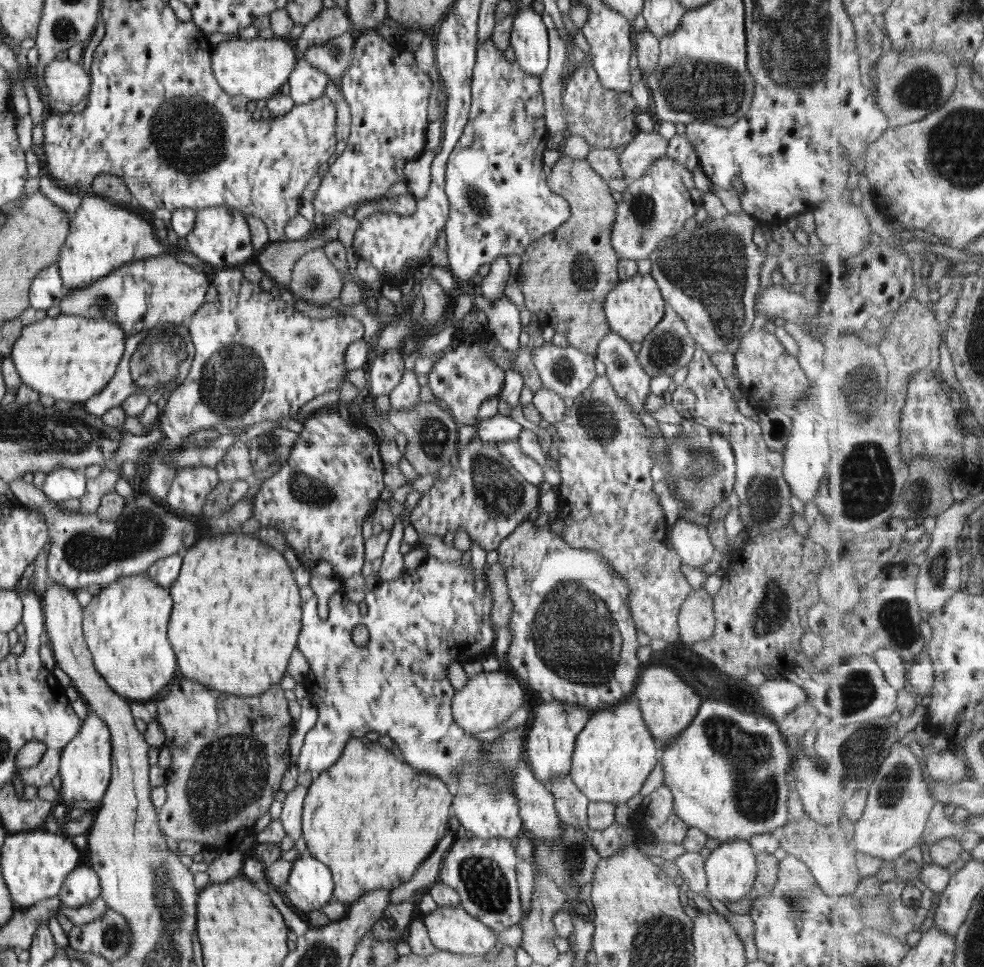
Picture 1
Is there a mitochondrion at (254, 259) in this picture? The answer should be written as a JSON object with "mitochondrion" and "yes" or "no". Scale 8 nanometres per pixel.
{"mitochondrion":"no"}

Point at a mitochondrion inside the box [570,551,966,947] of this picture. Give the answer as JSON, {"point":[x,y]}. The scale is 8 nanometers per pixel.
{"point":[751,755]}

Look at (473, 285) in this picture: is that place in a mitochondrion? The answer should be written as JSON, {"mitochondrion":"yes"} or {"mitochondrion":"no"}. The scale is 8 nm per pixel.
{"mitochondrion":"no"}

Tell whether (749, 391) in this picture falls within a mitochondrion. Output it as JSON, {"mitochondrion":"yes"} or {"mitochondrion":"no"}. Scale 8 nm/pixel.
{"mitochondrion":"no"}

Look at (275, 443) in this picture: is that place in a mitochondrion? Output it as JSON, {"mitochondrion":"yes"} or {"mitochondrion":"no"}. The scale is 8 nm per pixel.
{"mitochondrion":"yes"}

